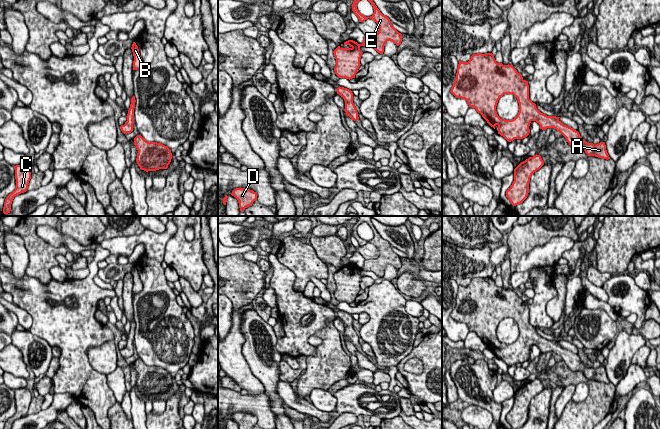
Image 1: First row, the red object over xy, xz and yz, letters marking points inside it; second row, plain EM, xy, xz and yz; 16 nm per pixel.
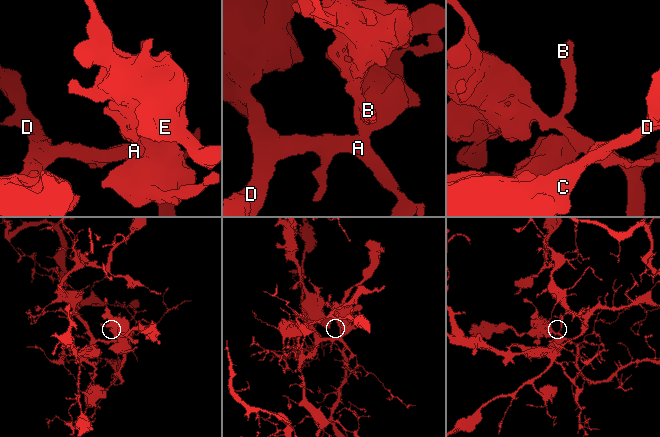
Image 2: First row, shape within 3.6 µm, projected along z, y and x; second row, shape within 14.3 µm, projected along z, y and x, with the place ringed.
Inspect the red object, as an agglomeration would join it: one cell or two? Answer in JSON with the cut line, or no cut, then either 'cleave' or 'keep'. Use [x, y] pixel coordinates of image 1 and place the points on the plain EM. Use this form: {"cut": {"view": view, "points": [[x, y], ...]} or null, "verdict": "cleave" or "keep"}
{"cut": null, "verdict": "keep"}

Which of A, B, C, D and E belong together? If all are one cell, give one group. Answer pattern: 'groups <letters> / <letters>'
groups A B C D E

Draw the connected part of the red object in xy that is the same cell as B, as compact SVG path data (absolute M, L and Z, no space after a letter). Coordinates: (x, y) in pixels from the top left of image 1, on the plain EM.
M133 266L131 273L132 273L133 280L134 280L133 294L138 294L142 291L143 285L139 277L138 270L136 269L135 266Z

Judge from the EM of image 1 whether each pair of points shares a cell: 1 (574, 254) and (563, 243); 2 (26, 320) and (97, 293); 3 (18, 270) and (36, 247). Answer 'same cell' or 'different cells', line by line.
1: different cells
2: different cells
3: different cells

